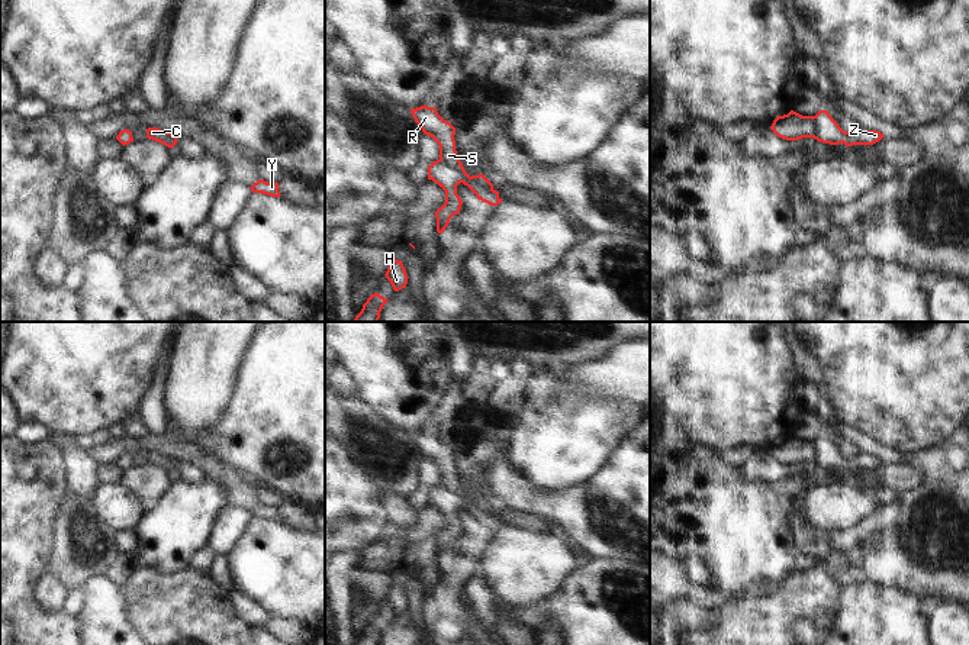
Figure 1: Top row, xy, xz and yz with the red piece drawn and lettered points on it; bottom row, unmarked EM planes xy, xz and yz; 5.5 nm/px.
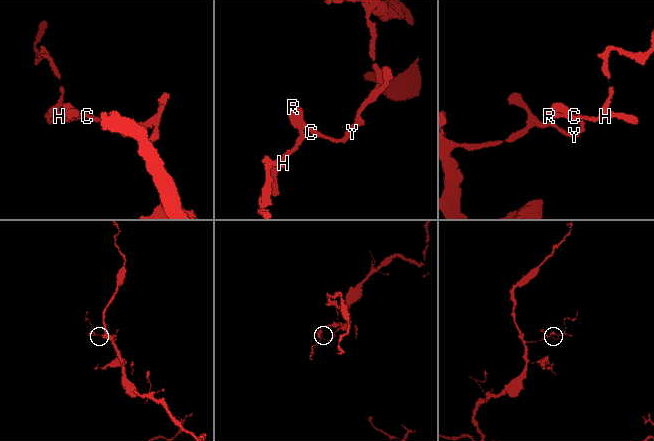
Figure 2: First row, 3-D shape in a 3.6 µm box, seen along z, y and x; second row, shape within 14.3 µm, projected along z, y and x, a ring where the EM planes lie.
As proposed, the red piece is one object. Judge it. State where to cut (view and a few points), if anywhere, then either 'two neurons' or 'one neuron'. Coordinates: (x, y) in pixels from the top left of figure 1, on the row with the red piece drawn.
no cut; one neuron

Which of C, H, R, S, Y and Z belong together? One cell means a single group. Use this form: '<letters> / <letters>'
C H R S Y Z

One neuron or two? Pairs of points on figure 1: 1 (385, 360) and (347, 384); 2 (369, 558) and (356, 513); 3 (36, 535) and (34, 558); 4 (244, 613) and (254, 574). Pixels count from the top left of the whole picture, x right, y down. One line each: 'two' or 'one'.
1: two
2: two
3: one
4: two

